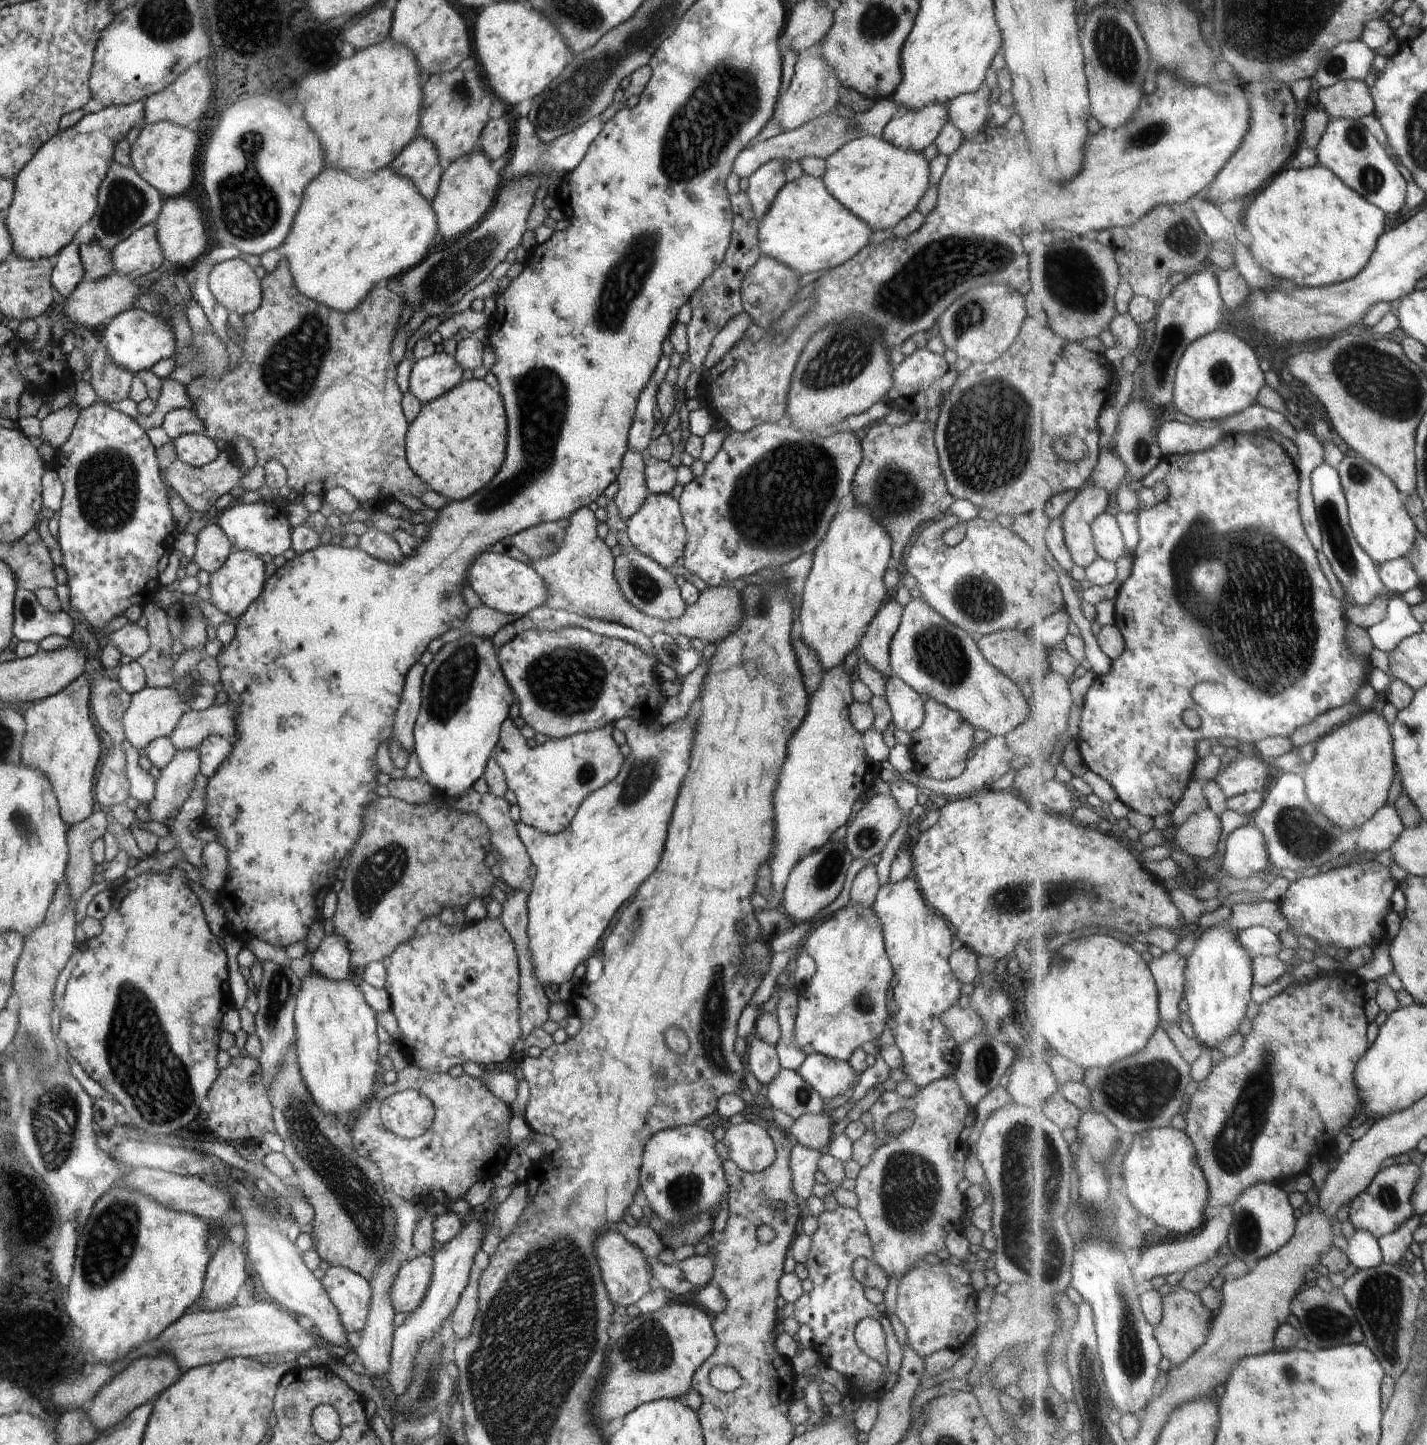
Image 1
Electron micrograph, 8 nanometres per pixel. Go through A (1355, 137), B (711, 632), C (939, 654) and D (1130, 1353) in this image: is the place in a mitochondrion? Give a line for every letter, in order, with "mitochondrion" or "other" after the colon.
A: mitochondrion
B: other
C: mitochondrion
D: mitochondrion

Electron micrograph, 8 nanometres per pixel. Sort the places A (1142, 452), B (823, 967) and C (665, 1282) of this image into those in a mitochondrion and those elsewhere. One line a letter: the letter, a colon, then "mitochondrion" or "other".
A: mitochondrion
B: other
C: other

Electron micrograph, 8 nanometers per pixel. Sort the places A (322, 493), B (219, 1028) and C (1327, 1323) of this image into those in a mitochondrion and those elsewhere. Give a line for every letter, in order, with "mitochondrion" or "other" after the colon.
A: other
B: other
C: mitochondrion

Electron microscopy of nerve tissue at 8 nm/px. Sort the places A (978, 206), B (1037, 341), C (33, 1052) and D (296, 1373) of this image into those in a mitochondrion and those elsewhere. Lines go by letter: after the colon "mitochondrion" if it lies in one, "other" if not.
A: other
B: other
C: mitochondrion
D: other

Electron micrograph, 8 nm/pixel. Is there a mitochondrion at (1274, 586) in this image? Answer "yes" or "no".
yes

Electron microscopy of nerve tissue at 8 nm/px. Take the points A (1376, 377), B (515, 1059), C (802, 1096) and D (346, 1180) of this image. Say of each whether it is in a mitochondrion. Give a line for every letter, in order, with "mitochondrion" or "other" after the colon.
A: mitochondrion
B: other
C: mitochondrion
D: mitochondrion

